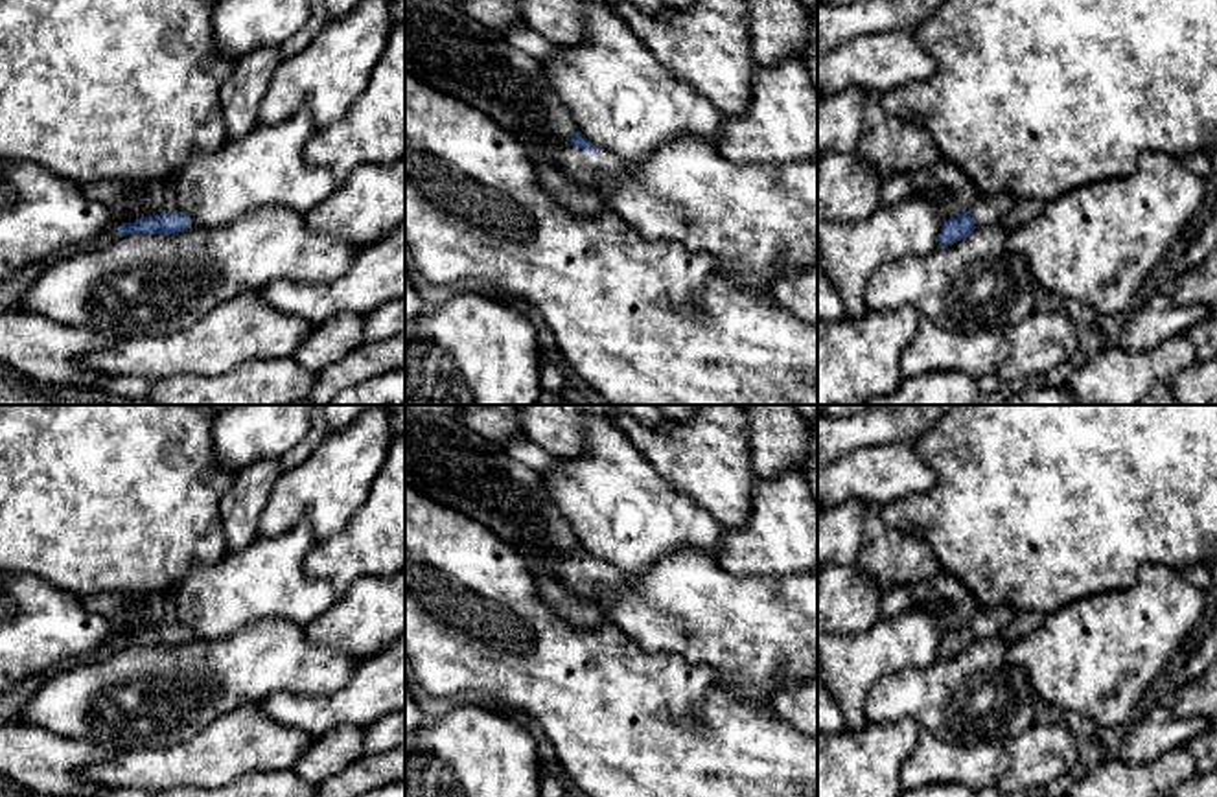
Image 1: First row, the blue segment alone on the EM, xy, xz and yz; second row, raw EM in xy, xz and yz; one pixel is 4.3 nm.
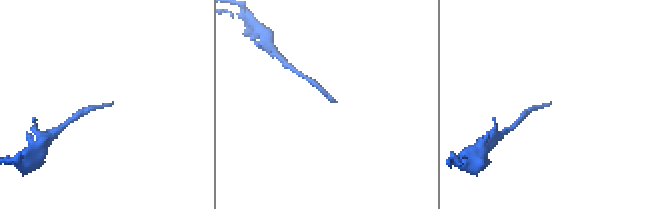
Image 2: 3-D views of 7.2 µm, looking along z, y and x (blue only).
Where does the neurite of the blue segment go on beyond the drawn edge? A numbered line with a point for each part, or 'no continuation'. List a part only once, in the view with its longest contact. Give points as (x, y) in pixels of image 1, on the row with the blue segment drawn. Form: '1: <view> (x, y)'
1: xz (588, 172)

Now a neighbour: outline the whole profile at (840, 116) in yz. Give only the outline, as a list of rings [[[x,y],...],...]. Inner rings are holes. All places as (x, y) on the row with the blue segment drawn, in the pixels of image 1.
[[[847,87],[817,103],[817,151],[854,153],[862,138],[865,90]]]

